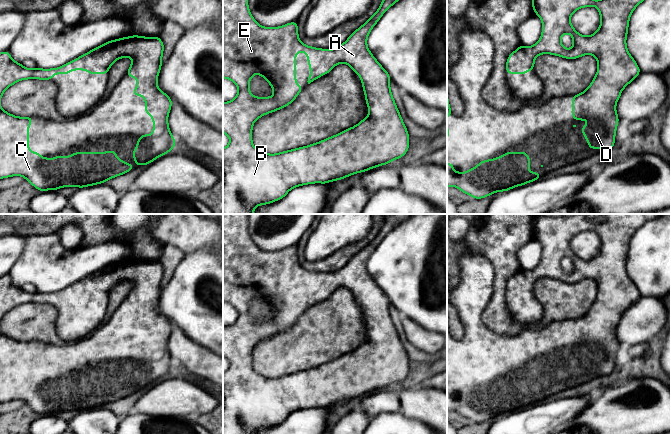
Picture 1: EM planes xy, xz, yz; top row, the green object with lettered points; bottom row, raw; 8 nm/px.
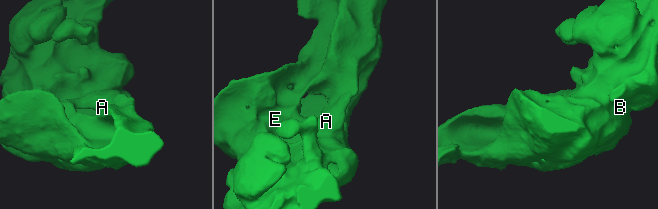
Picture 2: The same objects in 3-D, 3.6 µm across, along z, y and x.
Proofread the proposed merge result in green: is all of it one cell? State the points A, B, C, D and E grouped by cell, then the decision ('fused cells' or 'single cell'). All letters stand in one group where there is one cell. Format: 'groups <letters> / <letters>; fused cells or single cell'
groups A B C D E; single cell

